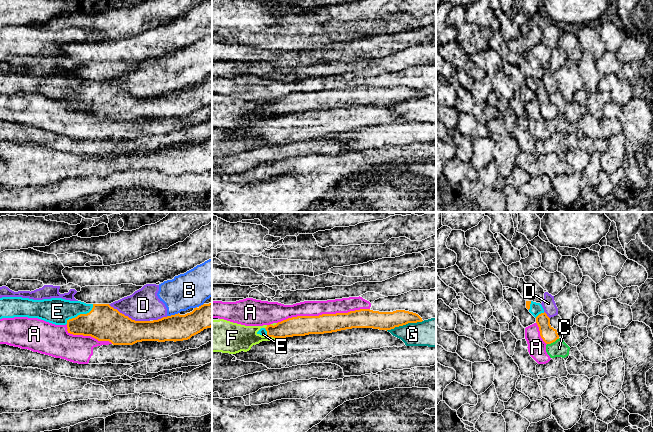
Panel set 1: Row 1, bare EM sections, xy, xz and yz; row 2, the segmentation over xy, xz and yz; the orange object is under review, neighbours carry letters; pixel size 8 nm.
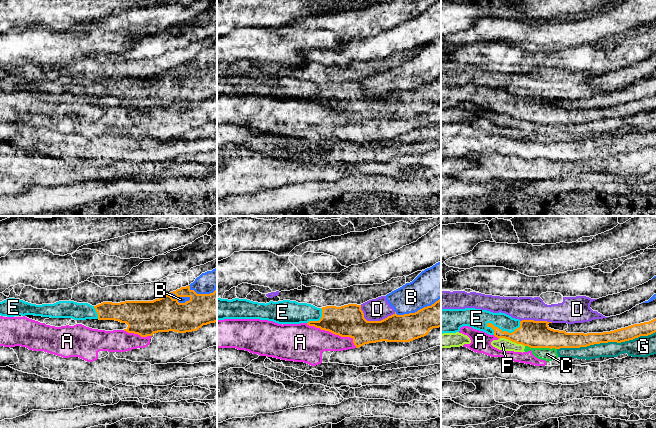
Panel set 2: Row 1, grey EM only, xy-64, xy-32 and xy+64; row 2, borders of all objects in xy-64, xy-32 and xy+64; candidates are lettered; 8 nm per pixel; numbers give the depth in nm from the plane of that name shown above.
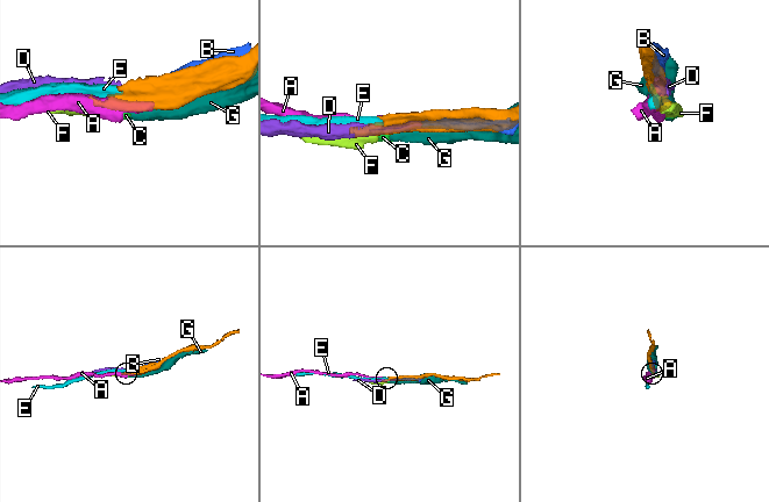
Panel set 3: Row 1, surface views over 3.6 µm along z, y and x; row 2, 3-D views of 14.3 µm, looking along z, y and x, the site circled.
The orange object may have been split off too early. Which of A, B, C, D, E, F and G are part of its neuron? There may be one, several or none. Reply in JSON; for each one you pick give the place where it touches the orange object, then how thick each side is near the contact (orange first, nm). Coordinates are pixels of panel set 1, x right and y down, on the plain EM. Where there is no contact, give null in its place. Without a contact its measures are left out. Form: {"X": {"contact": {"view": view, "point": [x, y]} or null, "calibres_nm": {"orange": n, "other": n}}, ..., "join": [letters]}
{"E": {"contact": {"view": "xy", "point": [80, 90]}, "calibres_nm": {"orange": 280, "other": 220}}, "join": ["E"]}

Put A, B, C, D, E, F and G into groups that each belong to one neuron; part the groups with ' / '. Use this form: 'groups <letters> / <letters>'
groups A / B D / C F G / E

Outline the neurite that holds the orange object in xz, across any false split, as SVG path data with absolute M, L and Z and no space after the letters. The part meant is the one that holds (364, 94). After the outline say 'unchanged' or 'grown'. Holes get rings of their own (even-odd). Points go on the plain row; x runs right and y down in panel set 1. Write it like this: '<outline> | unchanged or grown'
M360 85L348 89L292 93L278 98L274 102L267 101L266 104L261 104L257 110L273 114L286 114L332 109L352 104L373 104L387 107L408 99L422 97L418 90L405 86L379 88Z | grown

